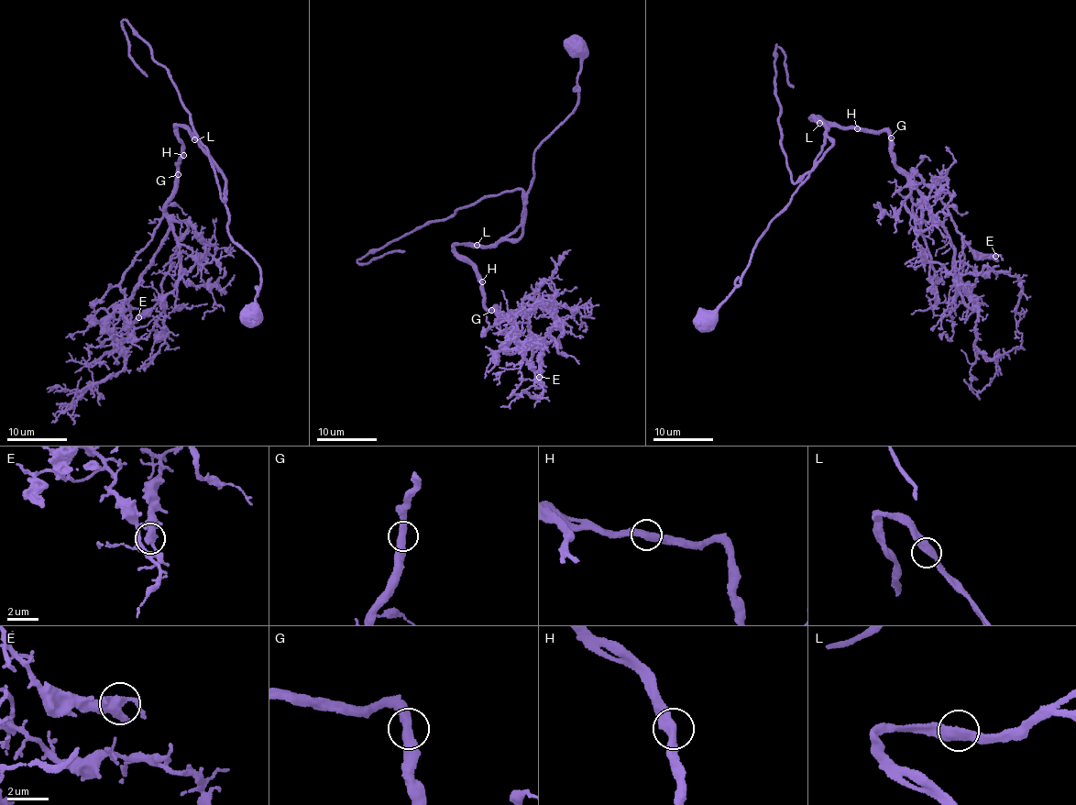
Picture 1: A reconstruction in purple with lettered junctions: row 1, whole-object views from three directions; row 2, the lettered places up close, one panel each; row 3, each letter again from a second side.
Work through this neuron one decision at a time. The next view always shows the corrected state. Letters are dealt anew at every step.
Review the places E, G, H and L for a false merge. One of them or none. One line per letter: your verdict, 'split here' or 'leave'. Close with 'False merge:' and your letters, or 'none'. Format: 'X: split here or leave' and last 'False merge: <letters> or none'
E: leave
G: leave
H: leave
L: leave
False merge: none

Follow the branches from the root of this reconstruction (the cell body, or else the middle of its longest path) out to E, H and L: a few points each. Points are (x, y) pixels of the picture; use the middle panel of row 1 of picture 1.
E: (576, 47), (577, 102), (534, 150), (520, 226), (453, 247), (485, 308), (529, 320), (539, 377)
H: (576, 47), (580, 61), (577, 102), (534, 150), (534, 176), (520, 226), (492, 245), (453, 247), (482, 281)
L: (576, 47), (580, 61), (577, 102), (534, 150), (534, 176), (520, 226), (502, 240), (477, 245)

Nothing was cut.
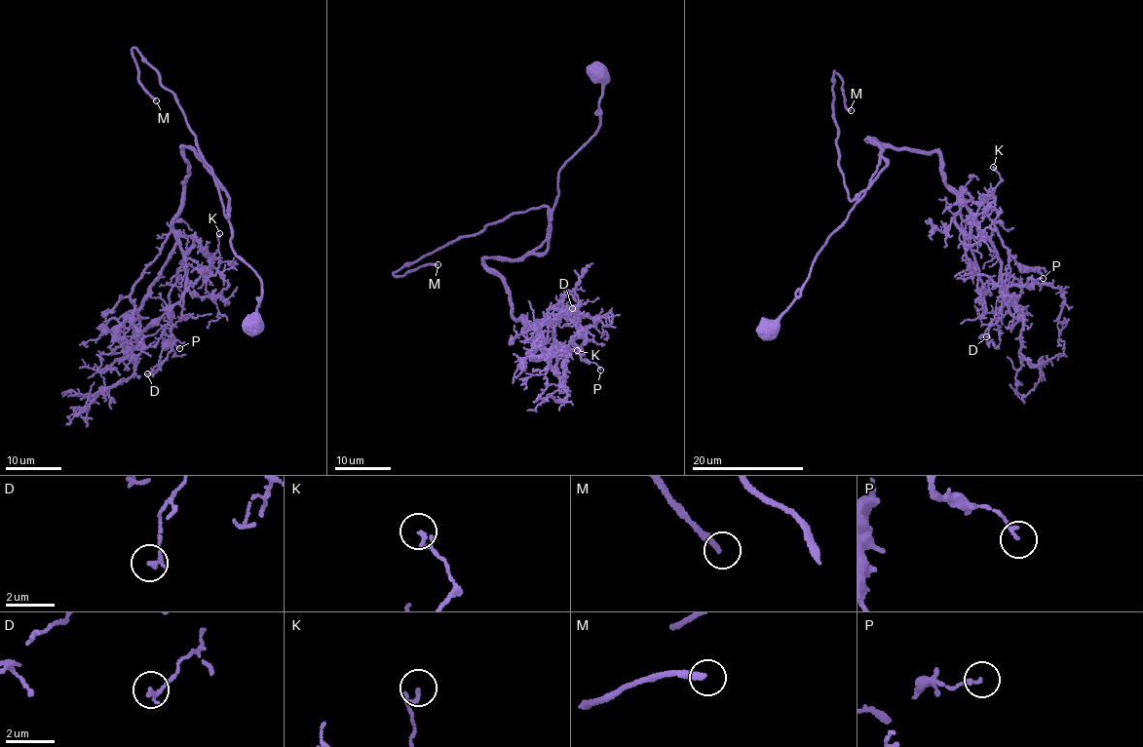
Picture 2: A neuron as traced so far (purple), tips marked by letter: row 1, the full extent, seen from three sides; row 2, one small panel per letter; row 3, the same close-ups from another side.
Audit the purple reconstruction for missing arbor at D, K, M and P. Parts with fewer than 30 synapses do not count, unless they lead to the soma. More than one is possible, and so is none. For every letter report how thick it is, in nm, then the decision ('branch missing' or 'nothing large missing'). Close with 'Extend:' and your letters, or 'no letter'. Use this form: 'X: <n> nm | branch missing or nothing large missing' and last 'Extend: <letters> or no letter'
D: 160 nm | nothing large missing
K: 110 nm | nothing large missing
M: 240 nm | branch missing
P: 140 nm | nothing large missing
Extend: M

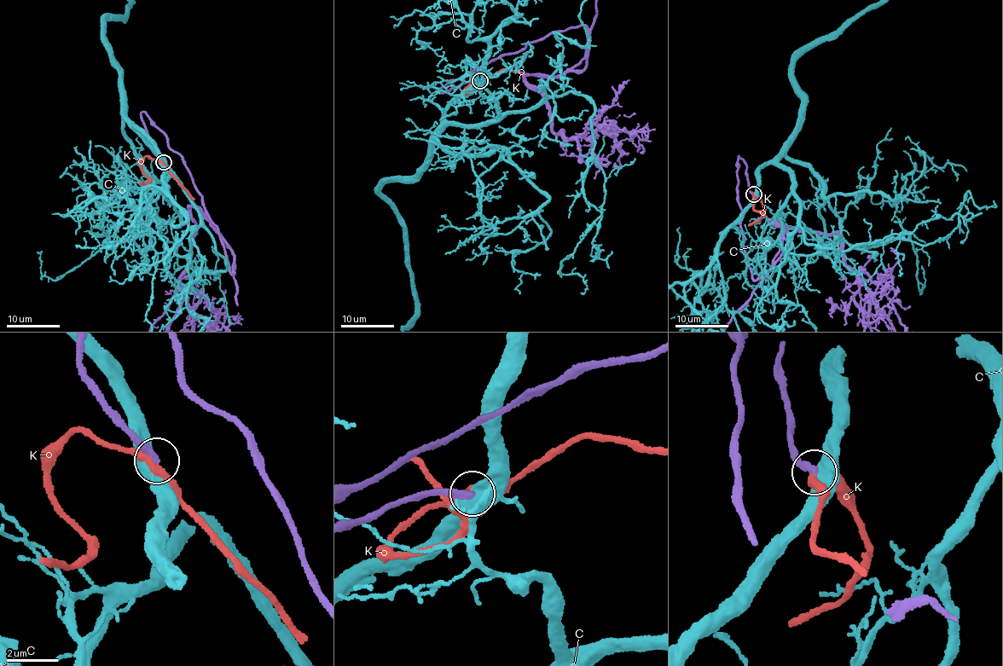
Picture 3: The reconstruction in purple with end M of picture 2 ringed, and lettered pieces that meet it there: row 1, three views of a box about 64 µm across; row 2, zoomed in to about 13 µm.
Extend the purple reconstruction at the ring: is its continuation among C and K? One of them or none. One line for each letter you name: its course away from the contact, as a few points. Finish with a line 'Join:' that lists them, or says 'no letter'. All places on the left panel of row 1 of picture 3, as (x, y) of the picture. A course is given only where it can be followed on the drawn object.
Join: no letter

